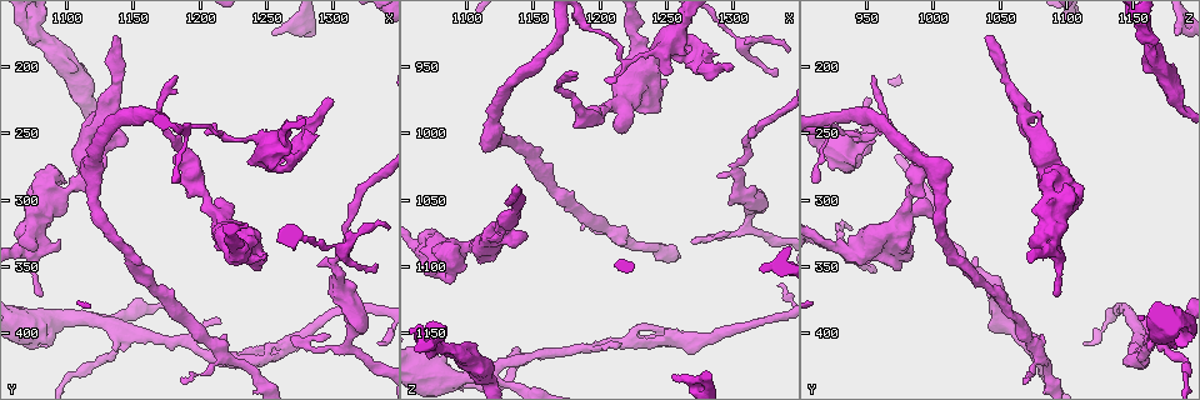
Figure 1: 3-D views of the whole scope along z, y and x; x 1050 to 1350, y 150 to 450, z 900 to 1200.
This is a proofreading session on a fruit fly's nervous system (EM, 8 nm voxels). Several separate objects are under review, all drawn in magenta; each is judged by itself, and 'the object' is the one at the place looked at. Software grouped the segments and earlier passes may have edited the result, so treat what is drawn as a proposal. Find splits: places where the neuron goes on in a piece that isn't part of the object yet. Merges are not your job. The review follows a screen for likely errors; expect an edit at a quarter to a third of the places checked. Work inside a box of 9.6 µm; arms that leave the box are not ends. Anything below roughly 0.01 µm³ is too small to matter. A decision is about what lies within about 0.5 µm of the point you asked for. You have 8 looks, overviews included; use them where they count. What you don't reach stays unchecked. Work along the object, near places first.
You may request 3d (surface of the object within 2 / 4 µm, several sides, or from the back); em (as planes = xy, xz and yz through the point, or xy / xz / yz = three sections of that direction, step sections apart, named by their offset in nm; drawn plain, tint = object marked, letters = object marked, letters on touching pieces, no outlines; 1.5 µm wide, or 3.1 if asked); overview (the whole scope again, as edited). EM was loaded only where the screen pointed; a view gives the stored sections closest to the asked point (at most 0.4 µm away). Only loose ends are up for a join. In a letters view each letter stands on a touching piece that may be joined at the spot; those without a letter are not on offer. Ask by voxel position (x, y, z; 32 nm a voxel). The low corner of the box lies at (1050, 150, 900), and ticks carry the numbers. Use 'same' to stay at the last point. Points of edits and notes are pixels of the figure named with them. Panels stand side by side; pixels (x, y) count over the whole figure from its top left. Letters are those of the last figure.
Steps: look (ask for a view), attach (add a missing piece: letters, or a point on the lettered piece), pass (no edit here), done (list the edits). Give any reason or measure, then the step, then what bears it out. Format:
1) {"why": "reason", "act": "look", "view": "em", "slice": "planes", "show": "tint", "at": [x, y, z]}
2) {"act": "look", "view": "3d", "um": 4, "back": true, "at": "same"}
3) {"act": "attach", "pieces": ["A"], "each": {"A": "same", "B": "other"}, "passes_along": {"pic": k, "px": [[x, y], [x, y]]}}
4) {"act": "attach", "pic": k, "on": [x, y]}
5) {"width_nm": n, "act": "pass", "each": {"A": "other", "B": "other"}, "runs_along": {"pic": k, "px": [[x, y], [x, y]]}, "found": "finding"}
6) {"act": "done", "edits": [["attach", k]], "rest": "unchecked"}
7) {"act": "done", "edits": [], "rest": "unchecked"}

{"why": "an open end", "act": "look", "view": "em", "slice": "planes", "show": "letters", "at": [1296, 222, 954]}

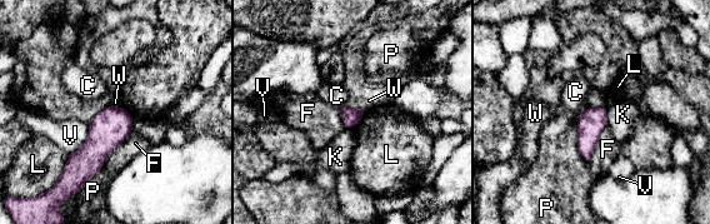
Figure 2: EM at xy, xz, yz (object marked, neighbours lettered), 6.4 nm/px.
{"act": "pass", "each": {"C": "other", "F": "other", "K": "other", "L": "other", "P": "other", "V": "other", "W": "other"}, "found": "no lettered piece goes on from it"}

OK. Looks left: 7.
{"why": "tapers out", "act": "look", "view": "em", "slice": "planes", "show": "plain", "at": [1082, 372, 1092]}

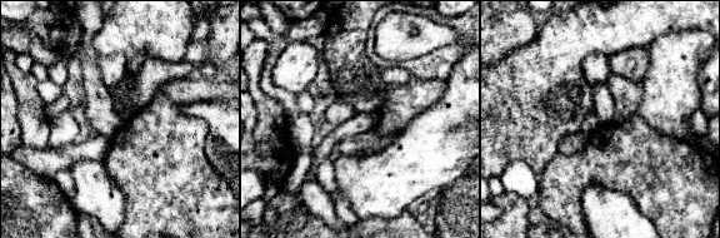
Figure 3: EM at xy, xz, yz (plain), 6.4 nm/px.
{"act": "look", "view": "em", "slice": "planes", "show": "letters", "at": "same"}

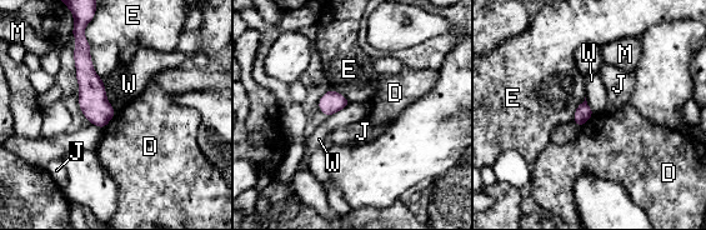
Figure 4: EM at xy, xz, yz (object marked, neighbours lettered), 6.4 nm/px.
{"longest_contact_nm": ["E", 240], "act": "pass", "each": {"D": "other", "E": "other", "J": "other", "M": "other", "W": "other"}, "found": "none of them fits"}

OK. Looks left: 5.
{"why": "an open end", "act": "look", "view": "em", "slice": "planes", "show": "letters", "at": [1254, 176, 1184]}

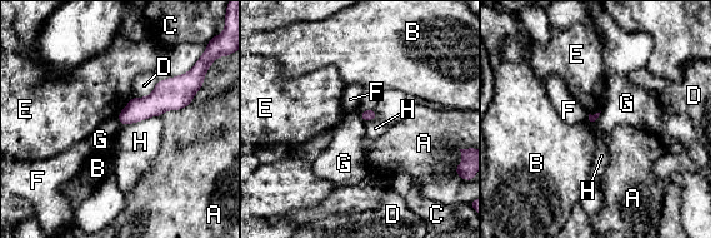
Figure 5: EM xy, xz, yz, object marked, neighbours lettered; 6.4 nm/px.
{"longest_contact_nm": ["H", 260], "act": "pass", "each": {"A": "other", "B": "other", "C": "other", "D": "other", "E": "other", "F": "other", "G": "other", "H": "other"}, "found": "none of them fits"}

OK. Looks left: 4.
{"act": "done", "edits": [], "rest": "unchecked"}

